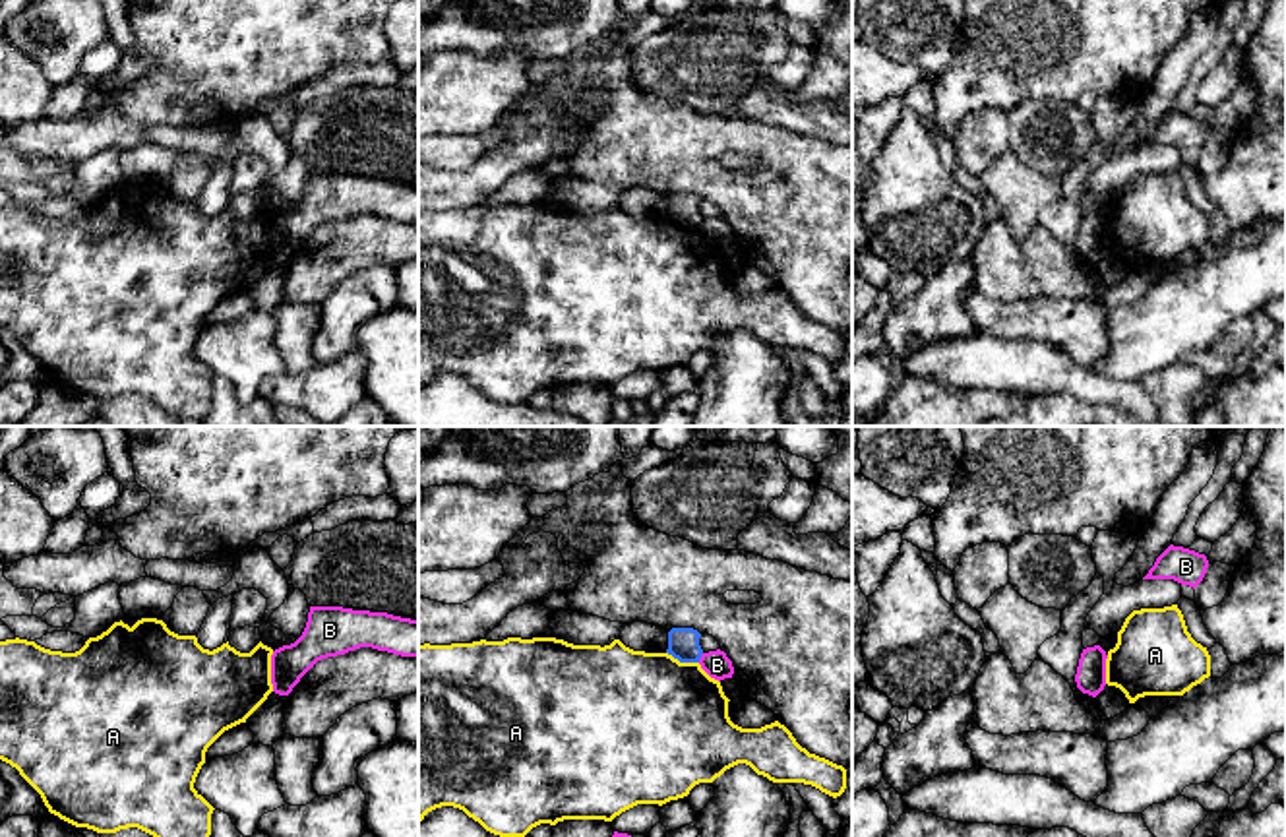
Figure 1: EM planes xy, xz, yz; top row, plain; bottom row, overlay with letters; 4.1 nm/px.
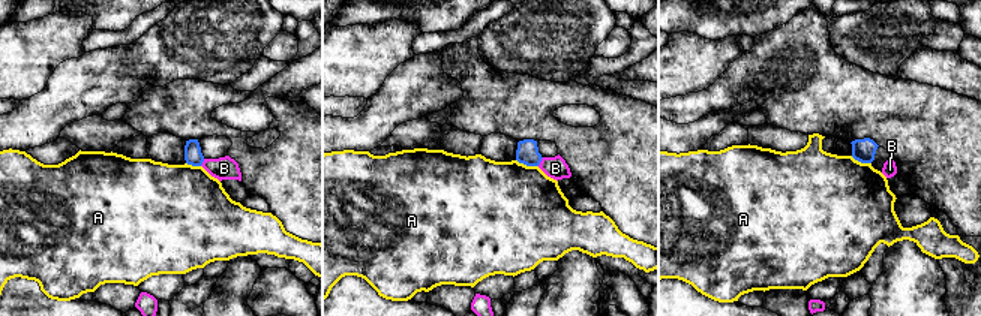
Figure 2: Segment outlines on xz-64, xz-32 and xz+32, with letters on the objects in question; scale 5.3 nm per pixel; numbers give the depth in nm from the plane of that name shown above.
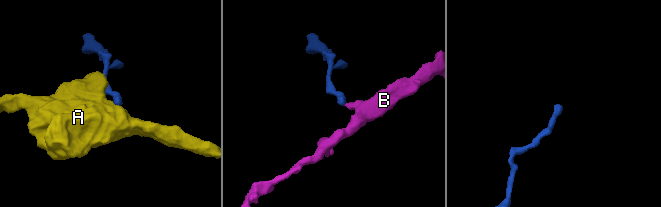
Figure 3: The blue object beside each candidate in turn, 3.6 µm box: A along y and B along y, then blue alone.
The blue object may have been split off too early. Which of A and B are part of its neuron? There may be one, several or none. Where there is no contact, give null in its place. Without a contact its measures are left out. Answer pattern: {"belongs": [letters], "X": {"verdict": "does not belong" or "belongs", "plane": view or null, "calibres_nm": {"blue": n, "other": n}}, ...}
{"belongs": [], "A": {"verdict": "does not belong", "plane": "xz", "calibres_nm": {"blue": 130, "other": 500}}, "B": {"verdict": "does not belong", "plane": "xz", "calibres_nm": {"blue": 130, "other": 110}}}

